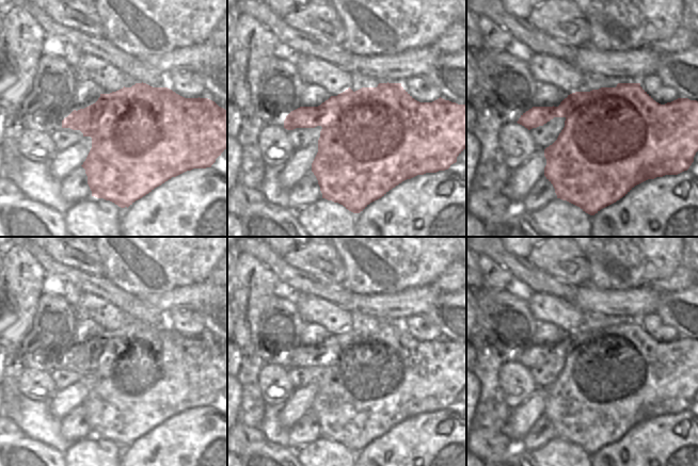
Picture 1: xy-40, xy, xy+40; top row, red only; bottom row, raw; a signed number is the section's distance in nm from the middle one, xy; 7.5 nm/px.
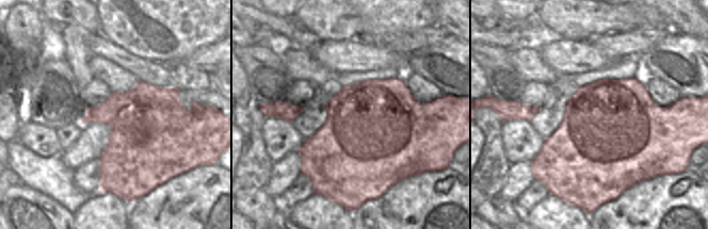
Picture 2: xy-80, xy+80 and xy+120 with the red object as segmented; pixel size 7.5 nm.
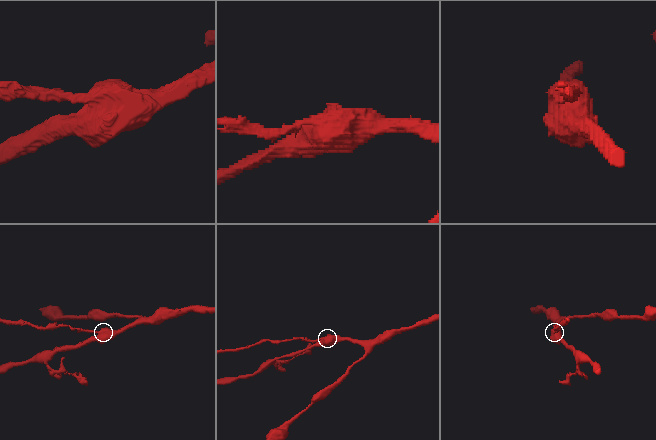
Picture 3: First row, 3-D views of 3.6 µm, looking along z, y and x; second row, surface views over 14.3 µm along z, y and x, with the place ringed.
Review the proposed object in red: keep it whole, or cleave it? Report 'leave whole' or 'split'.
split

